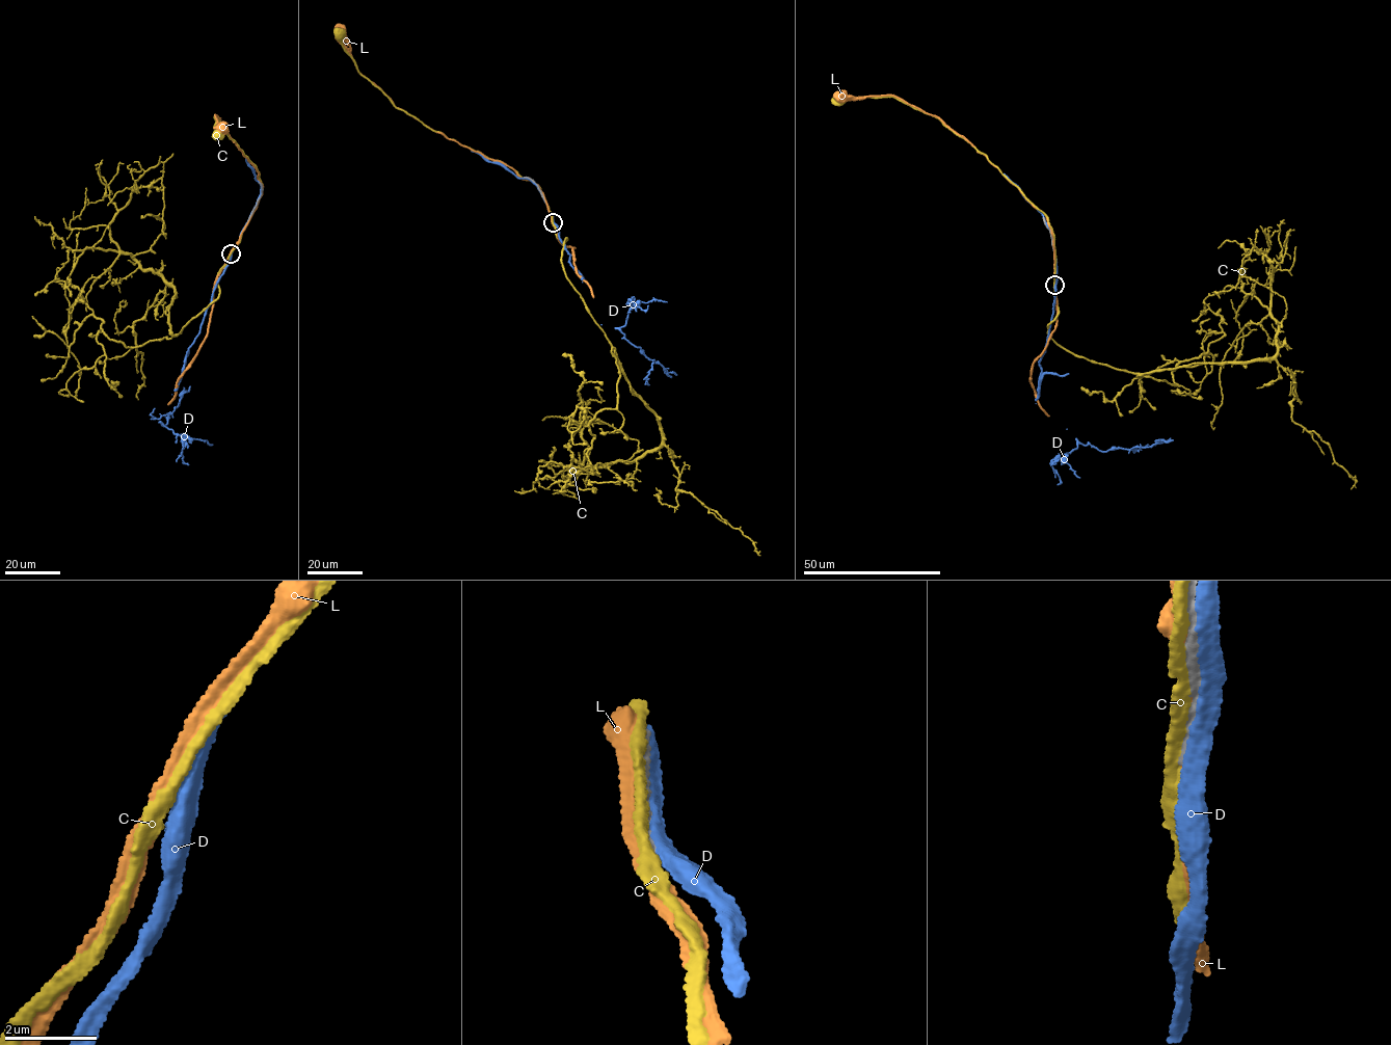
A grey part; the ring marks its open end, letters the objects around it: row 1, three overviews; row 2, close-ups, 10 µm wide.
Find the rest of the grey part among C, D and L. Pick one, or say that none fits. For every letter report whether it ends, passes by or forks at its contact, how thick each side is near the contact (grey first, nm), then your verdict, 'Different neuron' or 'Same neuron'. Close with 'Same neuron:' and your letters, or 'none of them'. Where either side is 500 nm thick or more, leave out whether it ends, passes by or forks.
C: It passes by. Thickness 200 nm (grey) against 240 nm. Different neuron
D: It passes by. Thickness 200 nm (grey) against 260 nm. Different neuron
L: It passes by. Thickness 200 nm (grey) against 280 nm. Different neuron
Same neuron: none of them

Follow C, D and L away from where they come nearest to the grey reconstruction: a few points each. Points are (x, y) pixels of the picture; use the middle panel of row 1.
C: (553, 220), (542, 193), (533, 182), (500, 161), (433, 131), (396, 107), (360, 74), (339, 33)
D: (553, 220), (571, 256), (569, 262), (583, 277), (602, 324), (616, 328), (648, 358), (676, 375)
L: (553, 220), (539, 187), (531, 180), (434, 132), (395, 105), (358, 72), (340, 30)

